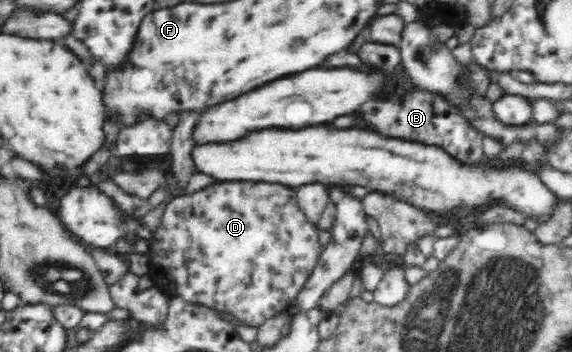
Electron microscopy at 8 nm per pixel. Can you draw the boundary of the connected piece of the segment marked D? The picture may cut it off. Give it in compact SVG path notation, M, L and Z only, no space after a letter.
M268 183L211 184L194 194L172 197L170 202L166 204L166 208L162 212L160 226L148 240L151 262L151 270L148 275L168 299L179 297L186 303L206 306L218 312L226 312L235 316L242 324L256 328L265 320L282 314L285 308L296 298L296 294L304 288L308 276L310 276L312 269L318 262L320 253L323 251L318 234L320 234L318 225L308 221L308 218L299 210L294 189Z

